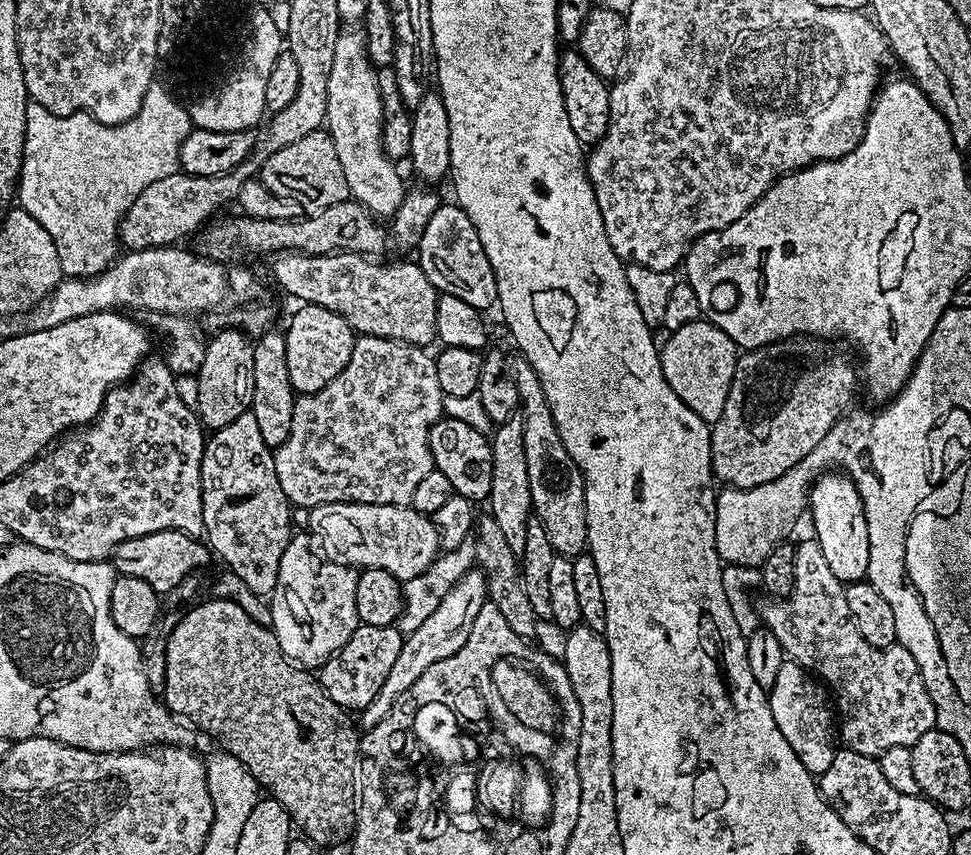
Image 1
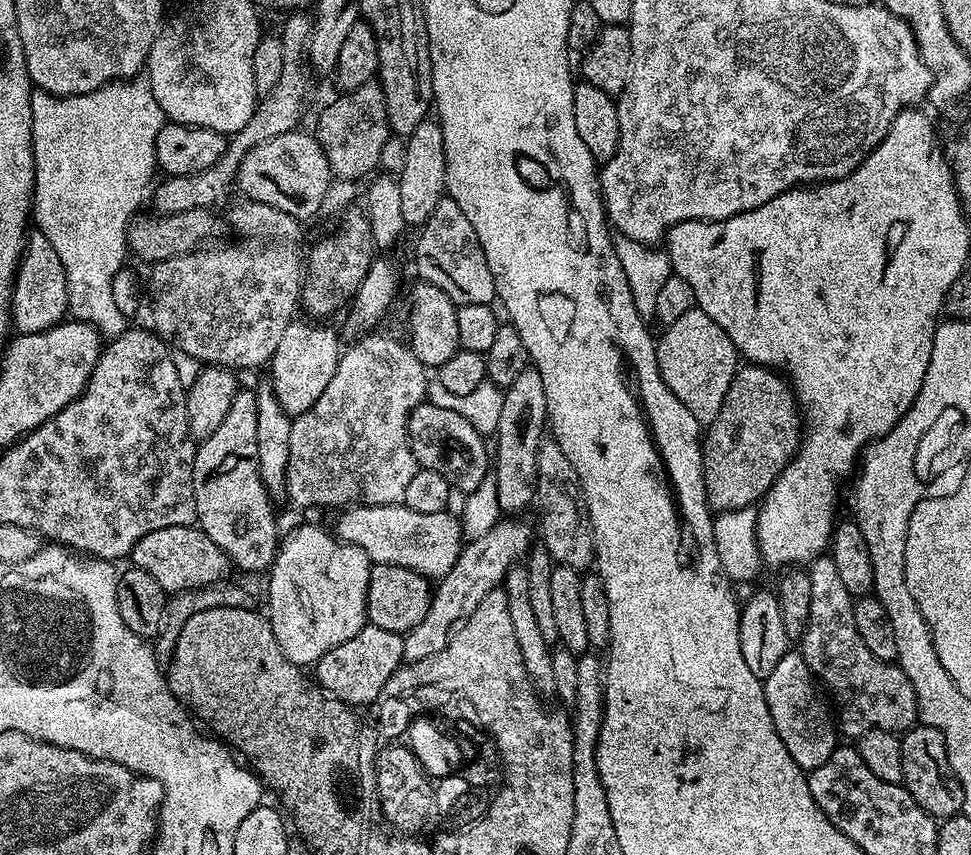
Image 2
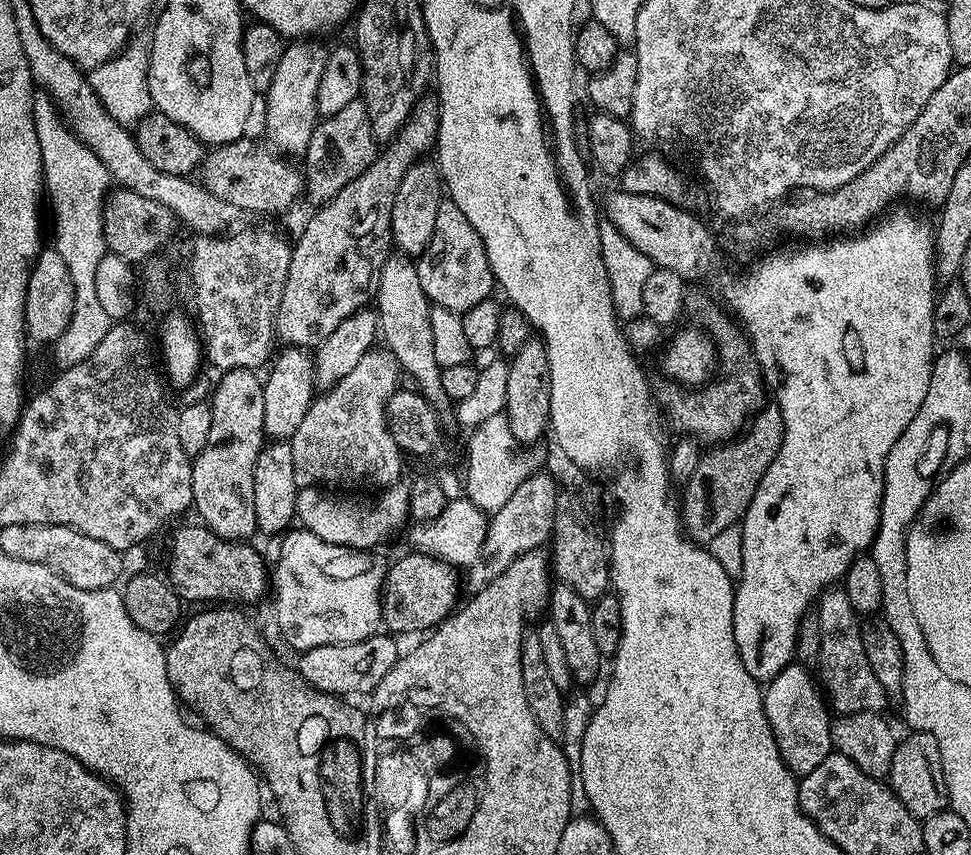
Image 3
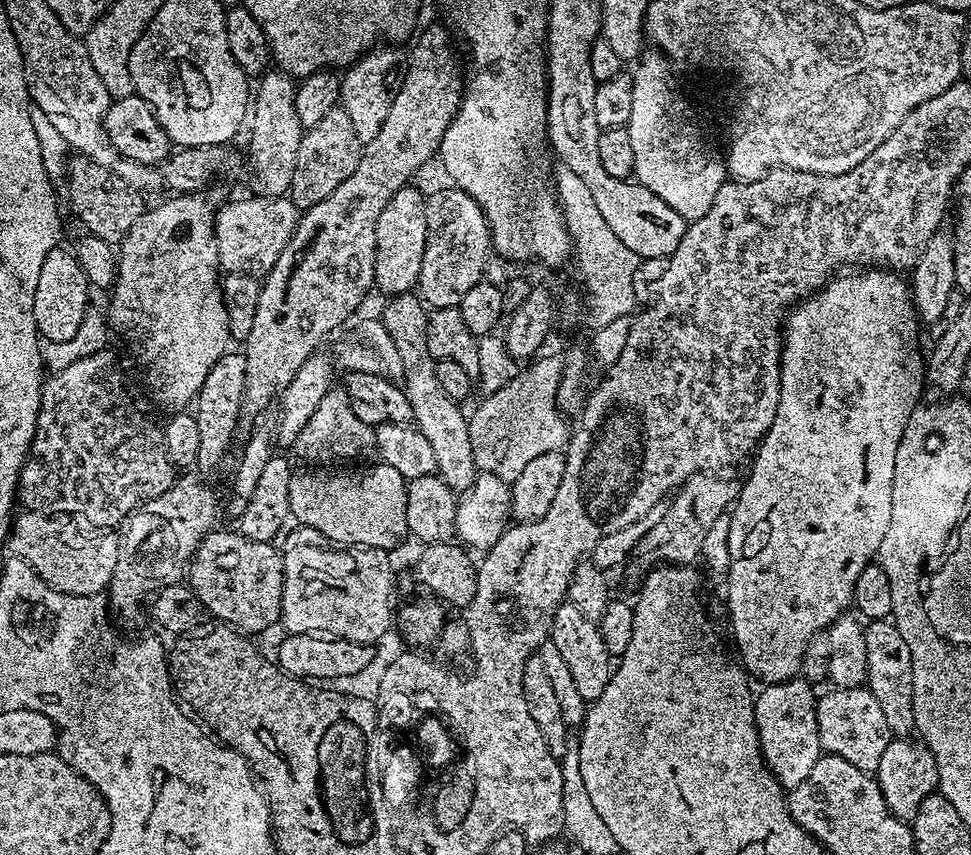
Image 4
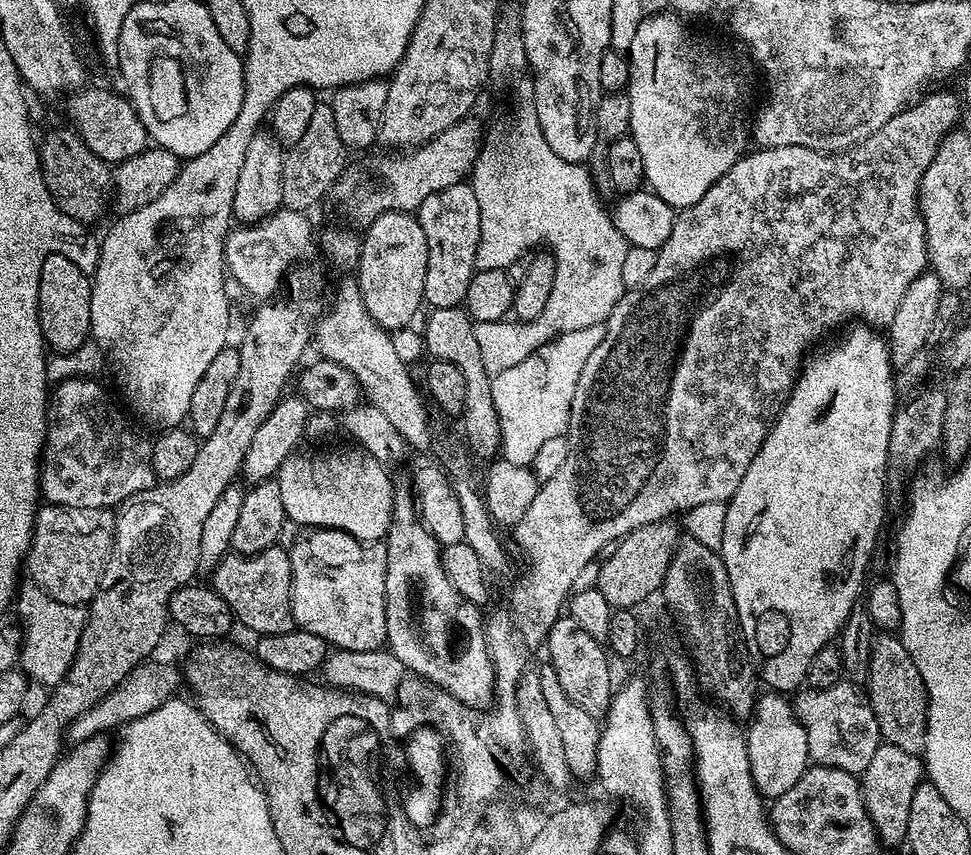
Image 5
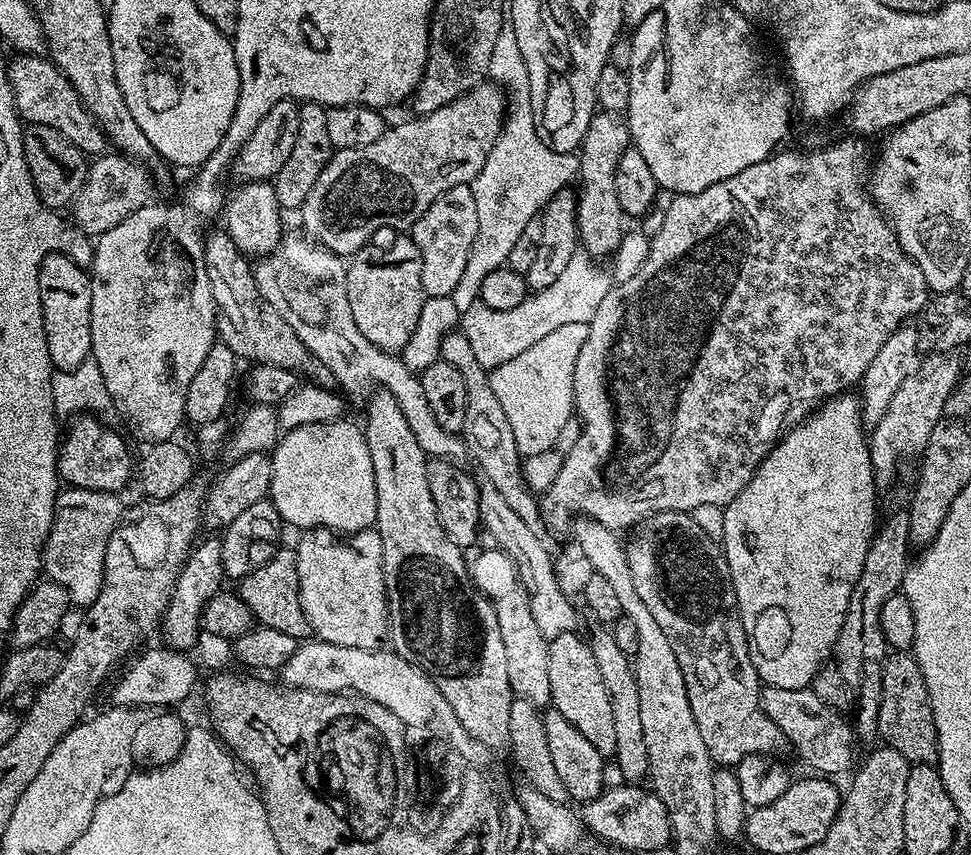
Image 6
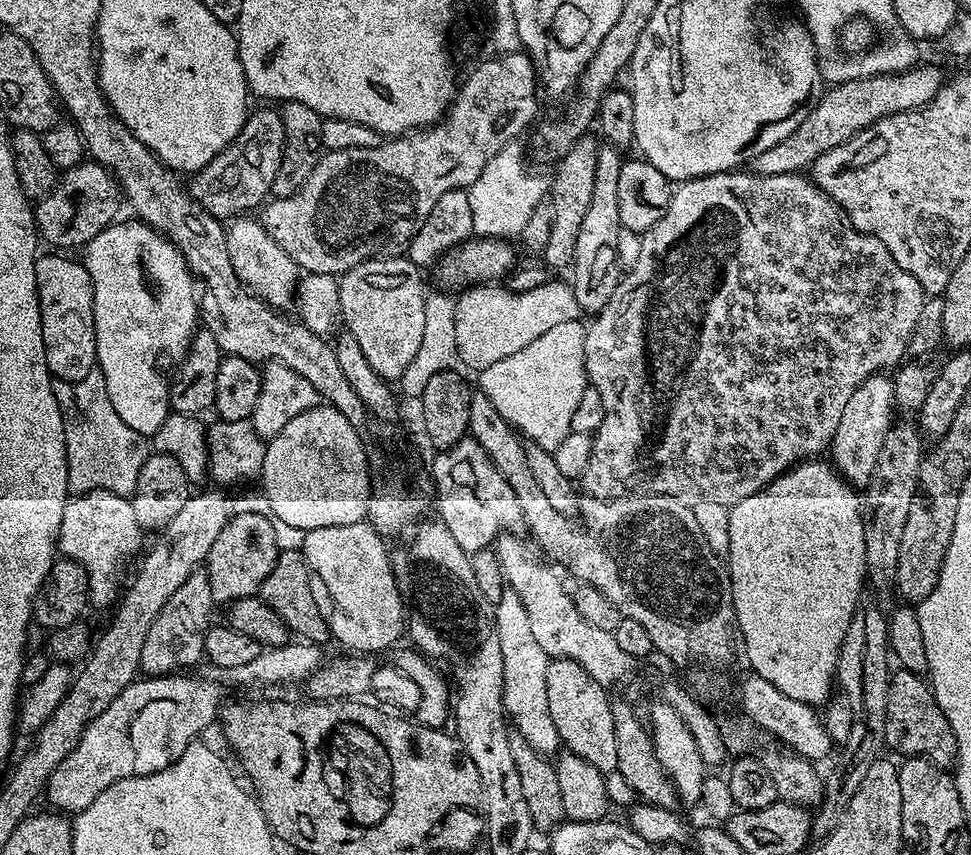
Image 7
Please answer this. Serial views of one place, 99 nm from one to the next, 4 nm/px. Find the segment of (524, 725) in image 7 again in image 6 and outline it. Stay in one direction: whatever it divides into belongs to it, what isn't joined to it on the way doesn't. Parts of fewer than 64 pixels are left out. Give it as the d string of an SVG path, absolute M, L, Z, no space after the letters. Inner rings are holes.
M489 548L480 553L470 564L470 575L476 588L488 597L498 614L498 628L505 643L506 672L509 675L513 695L523 696L539 708L550 703L549 648L548 640L534 621L530 598L525 584L520 580L516 563L505 552Z

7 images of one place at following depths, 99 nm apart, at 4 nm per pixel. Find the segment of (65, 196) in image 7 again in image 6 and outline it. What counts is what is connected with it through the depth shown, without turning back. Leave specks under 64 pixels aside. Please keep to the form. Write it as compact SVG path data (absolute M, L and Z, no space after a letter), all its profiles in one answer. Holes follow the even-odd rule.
M101 154L89 163L88 179L80 187L80 192L76 195L70 208L70 213L72 212L73 218L76 219L77 226L92 238L106 234L106 230L114 230L114 226L118 226L122 218L130 218L134 210L149 203L151 196L148 195L152 192L153 181L145 165L119 154L108 155Z

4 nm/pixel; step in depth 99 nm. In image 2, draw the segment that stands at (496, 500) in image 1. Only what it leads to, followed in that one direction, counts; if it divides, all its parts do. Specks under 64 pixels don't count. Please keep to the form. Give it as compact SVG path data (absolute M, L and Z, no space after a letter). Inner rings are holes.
M529 366L514 378L514 382L503 389L502 414L499 415L497 430L494 433L494 483L501 513L520 514L523 508L531 509L536 499L536 471L538 470L538 450L546 436L548 407L546 406L546 386L542 386L542 374L535 366Z

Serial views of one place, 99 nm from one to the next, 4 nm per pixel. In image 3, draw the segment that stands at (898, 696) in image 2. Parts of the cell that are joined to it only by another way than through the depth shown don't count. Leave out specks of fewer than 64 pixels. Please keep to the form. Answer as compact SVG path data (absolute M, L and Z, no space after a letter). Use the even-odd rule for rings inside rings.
M833 586L821 592L814 615L820 627L820 649L815 663L820 667L819 683L826 693L827 703L840 714L883 713L886 693L882 690L882 682L874 678L870 662L866 662L866 650L862 650L860 637L860 620L854 606L850 606L850 598L846 598L843 587Z

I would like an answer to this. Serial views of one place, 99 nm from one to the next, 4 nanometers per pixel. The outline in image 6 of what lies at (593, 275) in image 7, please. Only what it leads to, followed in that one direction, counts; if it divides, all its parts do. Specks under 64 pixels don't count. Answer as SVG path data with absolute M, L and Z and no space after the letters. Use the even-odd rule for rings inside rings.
M597 111L586 126L586 134L578 149L580 170L578 173L578 199L576 202L576 230L578 244L593 258L611 257L618 250L626 231L626 217L618 206L618 189L614 187L614 174L618 174L618 162L632 144L632 132L627 119L615 112Z

